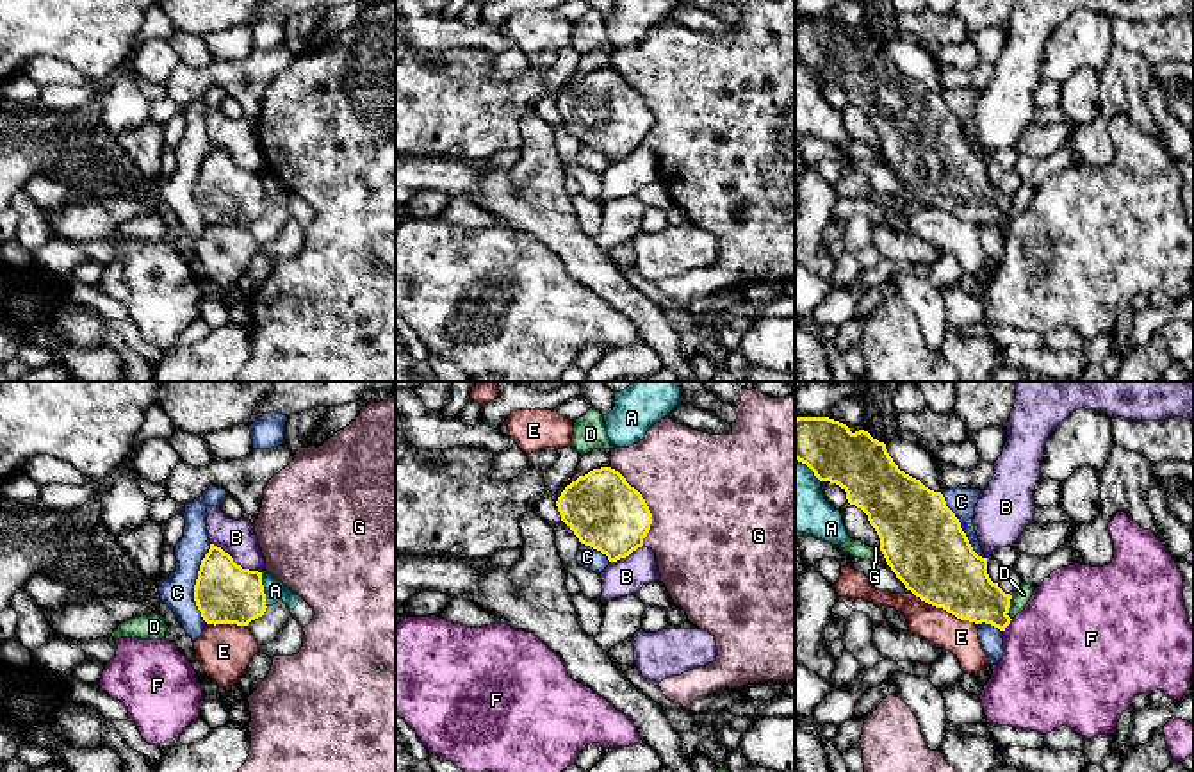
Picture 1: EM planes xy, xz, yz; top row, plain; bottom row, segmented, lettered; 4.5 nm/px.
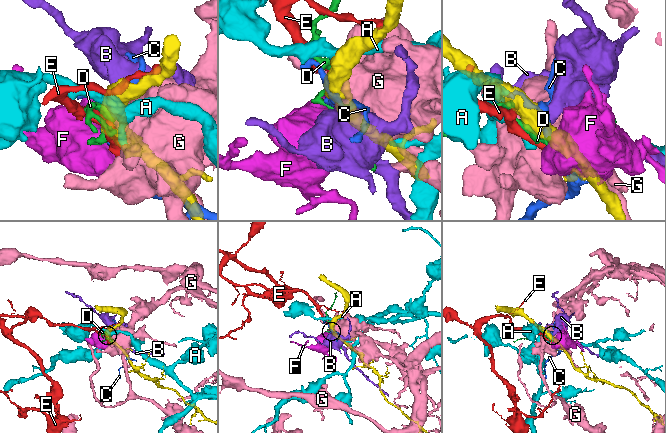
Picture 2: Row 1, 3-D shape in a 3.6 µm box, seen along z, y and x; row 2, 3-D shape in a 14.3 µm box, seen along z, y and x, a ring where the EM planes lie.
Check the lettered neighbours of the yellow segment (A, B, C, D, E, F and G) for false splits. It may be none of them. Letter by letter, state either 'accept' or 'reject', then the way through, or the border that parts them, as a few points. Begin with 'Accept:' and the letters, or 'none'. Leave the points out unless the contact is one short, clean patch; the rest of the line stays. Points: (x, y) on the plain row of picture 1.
Accept: none
A: reject
B: reject; border along xy (211, 143), (243, 168), (261, 173)
C: reject
D: reject
E: reject
F: reject
G: reject

